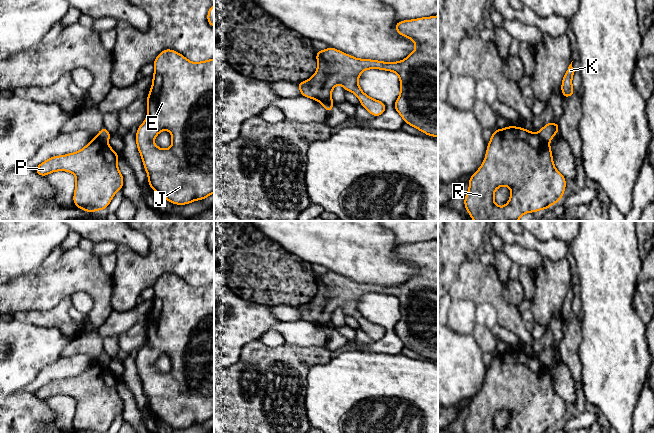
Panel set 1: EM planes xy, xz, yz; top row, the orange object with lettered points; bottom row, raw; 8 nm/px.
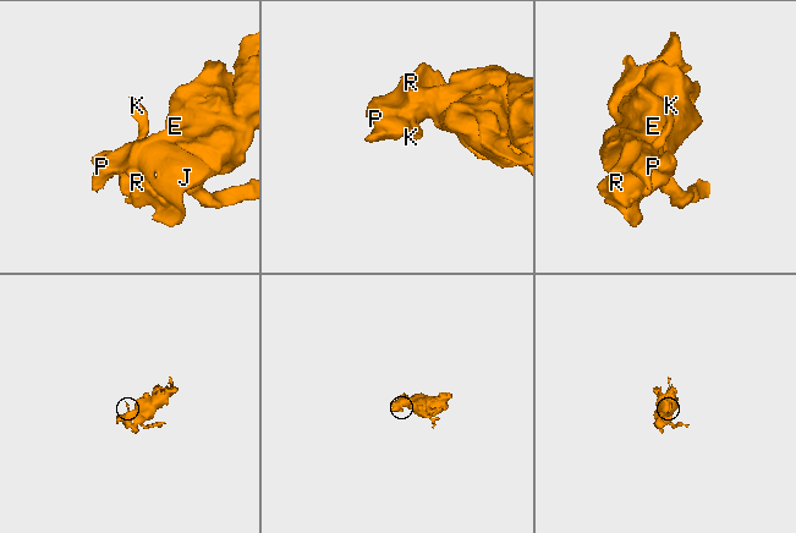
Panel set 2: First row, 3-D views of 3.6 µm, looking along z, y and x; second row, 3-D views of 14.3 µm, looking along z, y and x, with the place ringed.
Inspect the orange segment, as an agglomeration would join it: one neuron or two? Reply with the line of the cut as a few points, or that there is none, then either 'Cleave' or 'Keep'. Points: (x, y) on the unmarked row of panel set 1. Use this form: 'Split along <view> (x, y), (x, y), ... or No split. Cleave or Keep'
Split along yz (537, 358), (548, 368). Cleave

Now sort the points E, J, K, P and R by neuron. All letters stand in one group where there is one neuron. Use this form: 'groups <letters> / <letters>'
groups E J P R / K

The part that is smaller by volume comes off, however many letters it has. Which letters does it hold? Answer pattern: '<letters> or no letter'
K

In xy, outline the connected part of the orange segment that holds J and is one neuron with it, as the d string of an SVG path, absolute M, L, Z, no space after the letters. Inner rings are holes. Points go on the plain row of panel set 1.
M165 273L153 287L153 307L147 320L148 339L135 358L149 411L176 429L203 424L214 417L214 283L193 287L178 276ZM162 354L171 357L172 369L169 373L161 373L153 366Z

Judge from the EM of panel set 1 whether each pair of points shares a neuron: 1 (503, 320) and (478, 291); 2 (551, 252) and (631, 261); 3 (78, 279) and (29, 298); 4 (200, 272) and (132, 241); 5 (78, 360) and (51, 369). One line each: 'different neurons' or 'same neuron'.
1: same neuron
2: different neurons
3: same neuron
4: different neurons
5: same neuron

